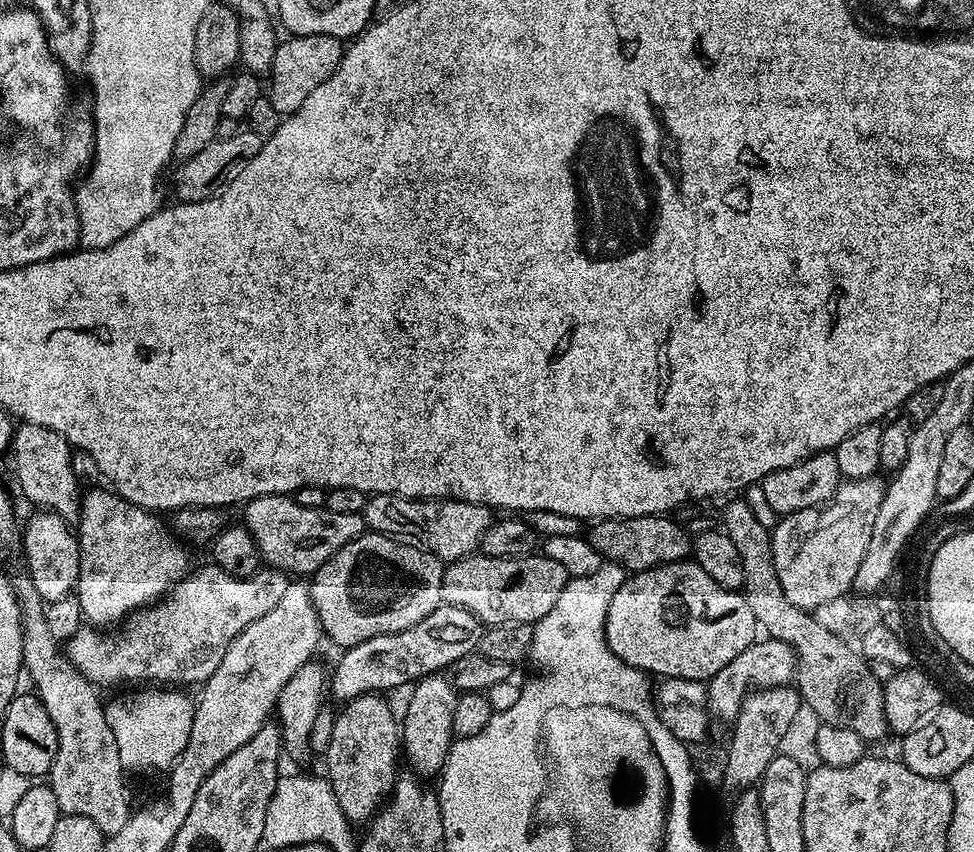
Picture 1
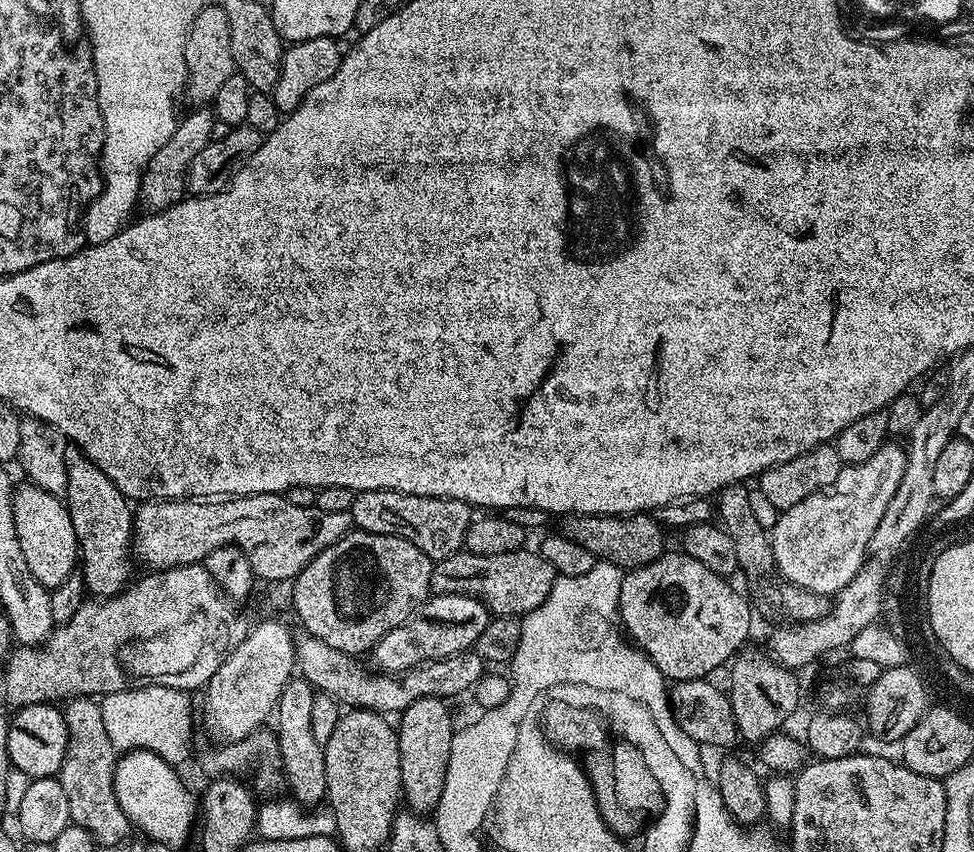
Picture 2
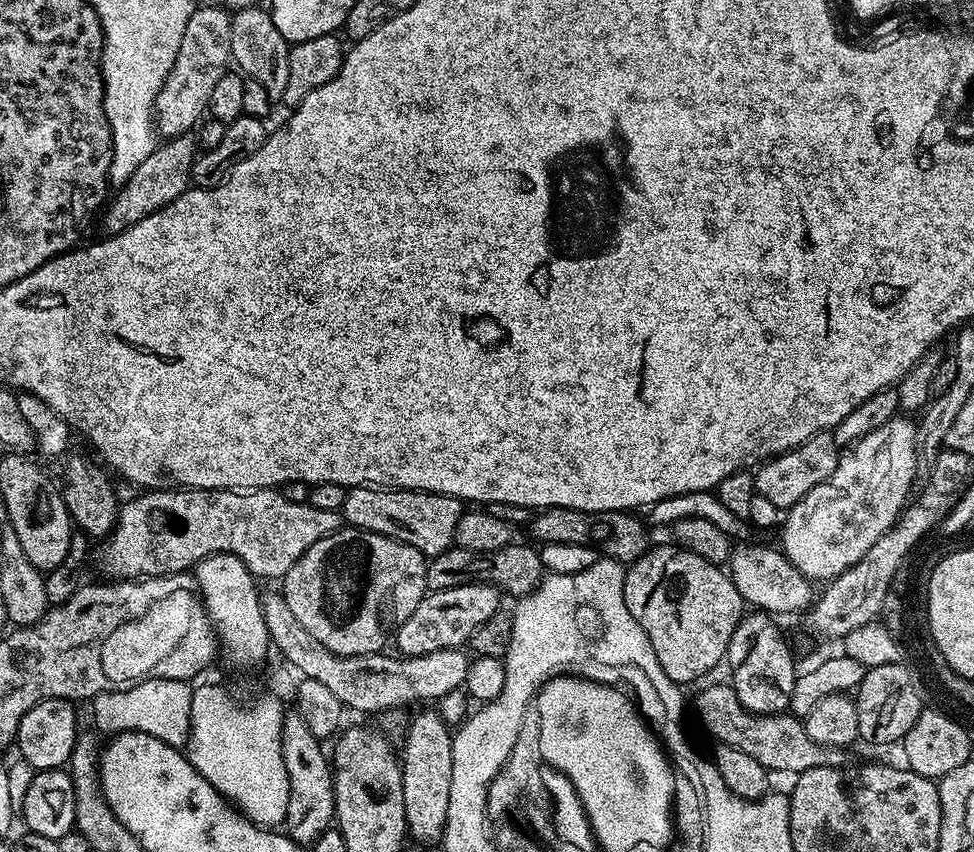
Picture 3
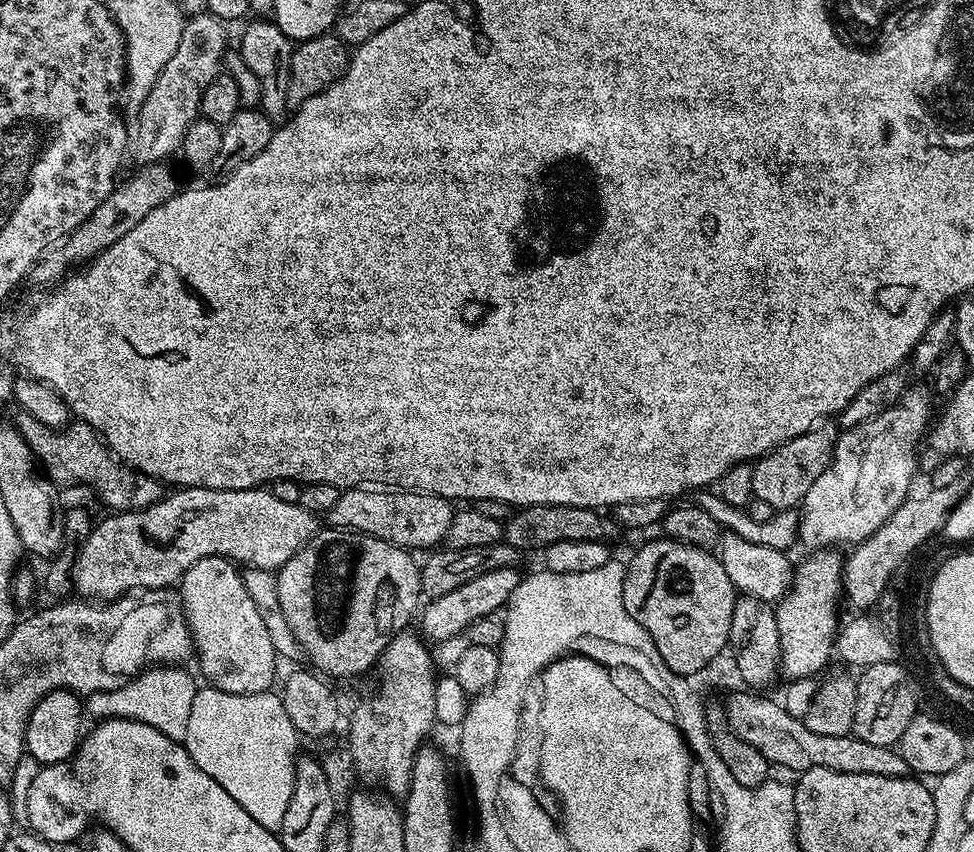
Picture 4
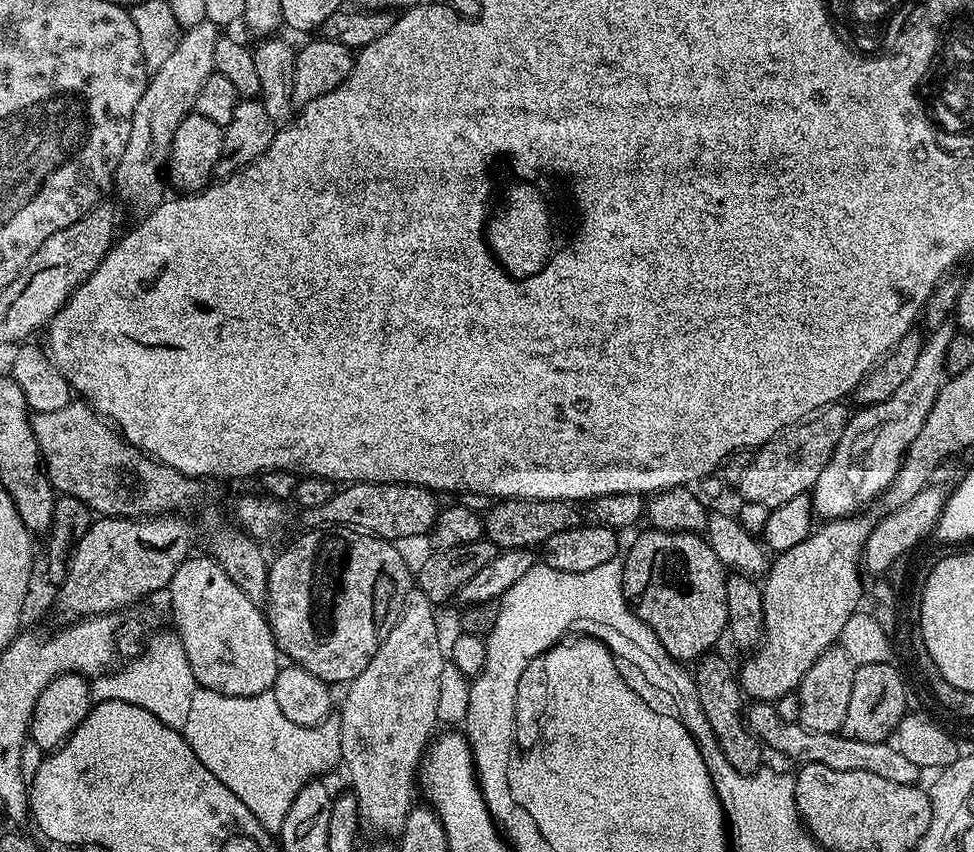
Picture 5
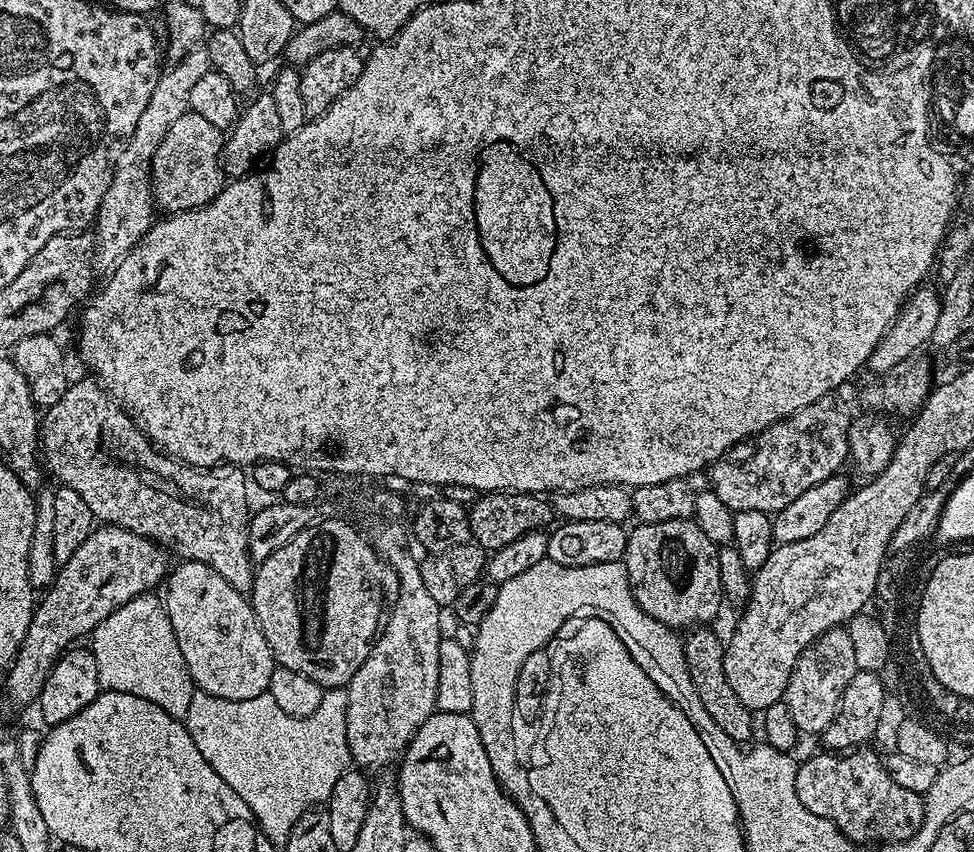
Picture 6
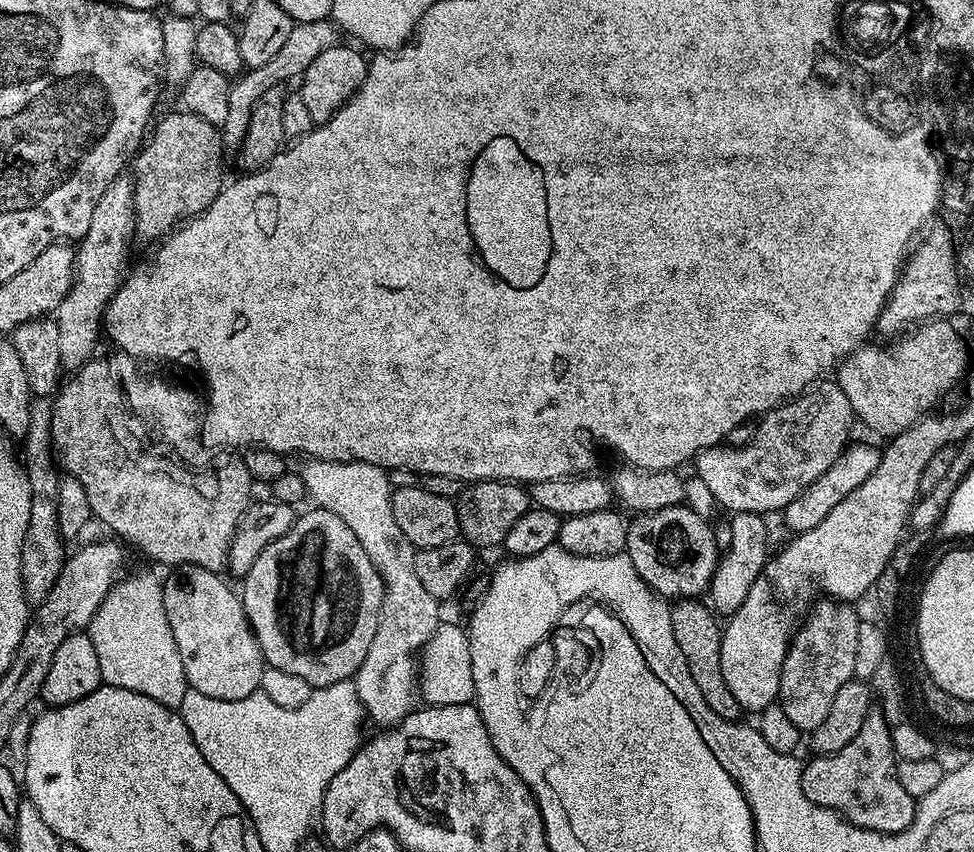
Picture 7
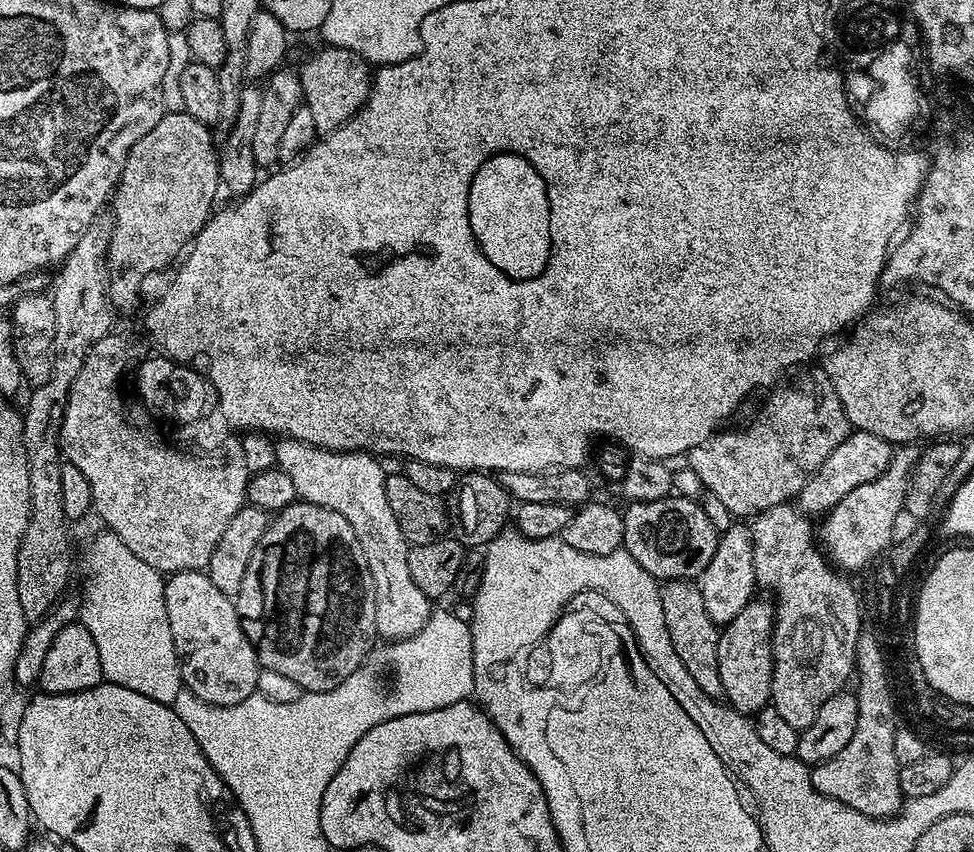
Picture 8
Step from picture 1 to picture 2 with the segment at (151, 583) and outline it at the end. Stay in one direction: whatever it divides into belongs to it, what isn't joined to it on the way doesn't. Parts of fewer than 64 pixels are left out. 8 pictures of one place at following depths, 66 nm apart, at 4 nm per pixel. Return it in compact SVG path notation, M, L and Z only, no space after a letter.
M70 446L66 450L66 486L62 496L68 505L70 522L74 522L74 534L76 535L78 556L82 561L85 589L96 598L117 596L133 579L132 564L134 565L134 560L130 555L133 505L128 497L122 495L118 490L118 486L114 486L114 482L110 482L110 478L106 478L104 471L82 449L75 446Z

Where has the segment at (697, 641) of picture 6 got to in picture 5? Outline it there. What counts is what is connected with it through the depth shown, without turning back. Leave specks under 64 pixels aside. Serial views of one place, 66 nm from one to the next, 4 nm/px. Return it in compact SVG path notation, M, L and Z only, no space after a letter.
M704 654L695 661L694 679L698 702L702 706L702 714L706 714L706 722L710 722L710 730L714 734L722 754L726 754L726 760L730 762L730 766L734 766L734 770L740 775L749 776L751 772L760 771L765 763L766 752L759 738L748 728L746 704L742 699L737 673L722 657L714 655L716 654Z

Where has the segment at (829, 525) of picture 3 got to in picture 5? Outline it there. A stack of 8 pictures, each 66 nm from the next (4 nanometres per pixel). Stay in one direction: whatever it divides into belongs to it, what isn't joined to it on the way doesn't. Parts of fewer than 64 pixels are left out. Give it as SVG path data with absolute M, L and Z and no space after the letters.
M945 322L931 329L921 343L920 353L910 370L910 378L886 398L886 402L857 407L849 415L846 430L838 438L838 446L818 482L811 490L812 506L821 521L840 520L844 516L857 515L871 500L879 501L887 492L890 482L898 474L908 447L918 438L926 414L934 406L942 386L950 379L945 365L947 347L958 333L955 323Z

